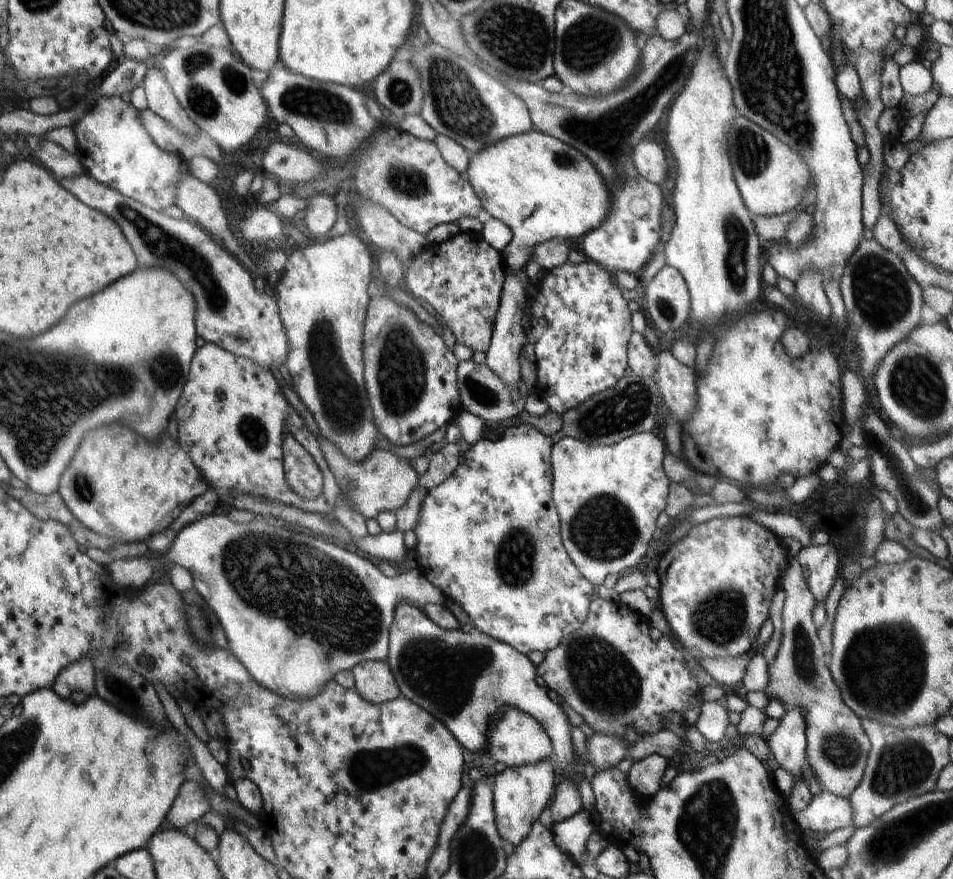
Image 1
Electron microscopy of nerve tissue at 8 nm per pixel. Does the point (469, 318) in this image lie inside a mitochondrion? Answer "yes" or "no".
no

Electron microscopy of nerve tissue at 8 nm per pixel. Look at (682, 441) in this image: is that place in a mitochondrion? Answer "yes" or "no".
no

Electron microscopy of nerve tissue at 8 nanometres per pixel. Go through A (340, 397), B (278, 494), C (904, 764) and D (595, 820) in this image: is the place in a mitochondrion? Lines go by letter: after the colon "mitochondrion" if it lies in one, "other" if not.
A: mitochondrion
B: other
C: mitochondrion
D: other

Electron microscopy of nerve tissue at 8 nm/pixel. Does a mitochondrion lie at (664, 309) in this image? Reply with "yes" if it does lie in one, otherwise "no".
yes

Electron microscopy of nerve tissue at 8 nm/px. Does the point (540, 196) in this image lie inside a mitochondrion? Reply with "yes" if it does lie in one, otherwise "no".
no

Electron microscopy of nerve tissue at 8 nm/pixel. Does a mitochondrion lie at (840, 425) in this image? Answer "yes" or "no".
no

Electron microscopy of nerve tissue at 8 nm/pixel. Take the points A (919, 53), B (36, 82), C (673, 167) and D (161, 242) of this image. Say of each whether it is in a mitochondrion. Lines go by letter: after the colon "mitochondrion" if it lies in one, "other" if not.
A: other
B: other
C: other
D: mitochondrion

